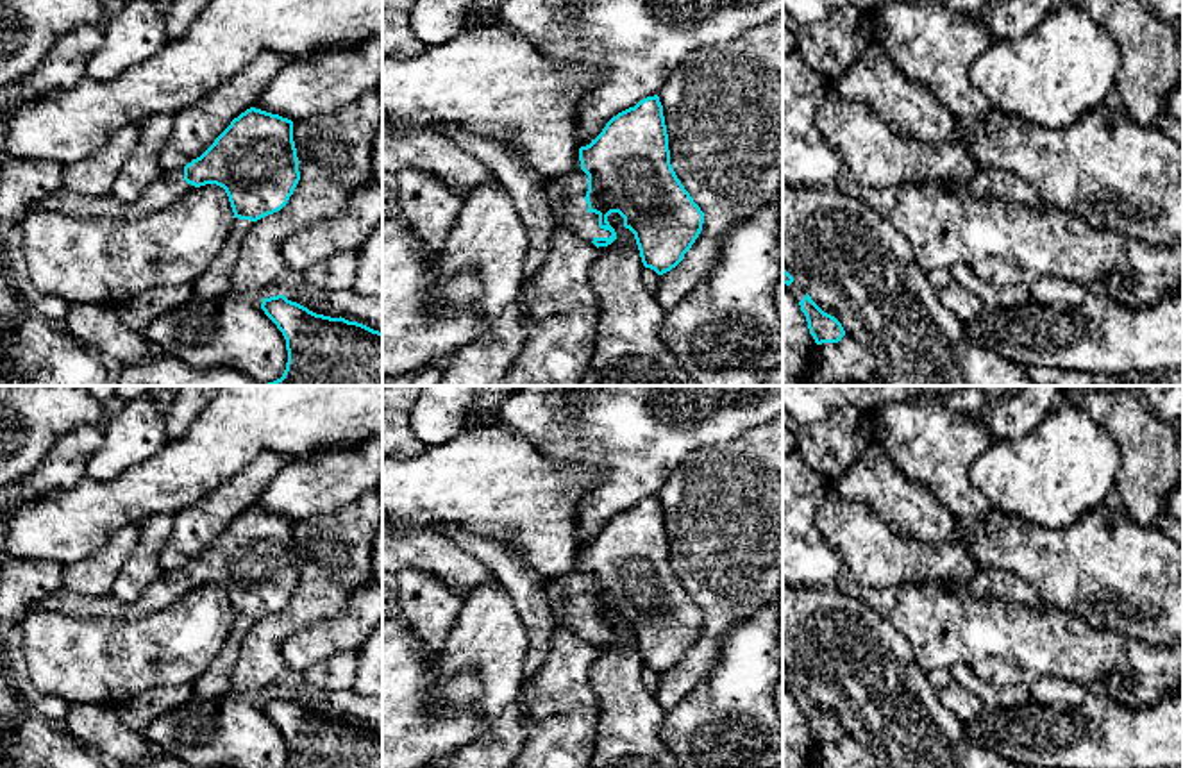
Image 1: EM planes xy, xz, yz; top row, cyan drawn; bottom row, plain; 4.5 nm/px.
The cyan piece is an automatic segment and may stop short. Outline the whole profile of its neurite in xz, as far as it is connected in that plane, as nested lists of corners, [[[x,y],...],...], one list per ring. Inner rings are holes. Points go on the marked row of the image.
[[[647,96],[613,116],[602,132],[579,148],[581,168],[547,180],[547,198],[556,229],[566,229],[599,246],[617,239],[608,216],[618,213],[634,234],[645,268],[663,275],[675,268],[699,238],[704,213],[684,189],[670,164],[668,134],[659,96]]]

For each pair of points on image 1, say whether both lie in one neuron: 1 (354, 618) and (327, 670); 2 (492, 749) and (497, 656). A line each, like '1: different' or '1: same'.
1: different
2: same

